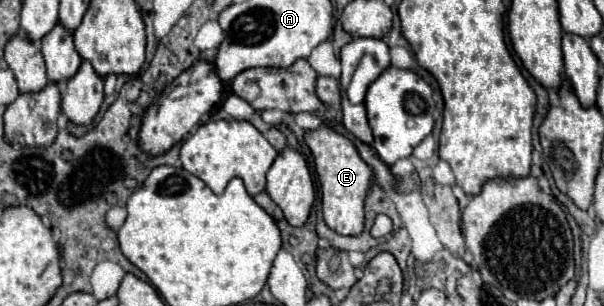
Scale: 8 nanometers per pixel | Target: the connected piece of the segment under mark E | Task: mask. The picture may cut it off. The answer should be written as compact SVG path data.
M330 127L304 133L304 143L314 157L314 169L322 187L322 211L330 229L340 235L360 235L364 229L364 197L370 189L372 169L360 159L356 147Z

